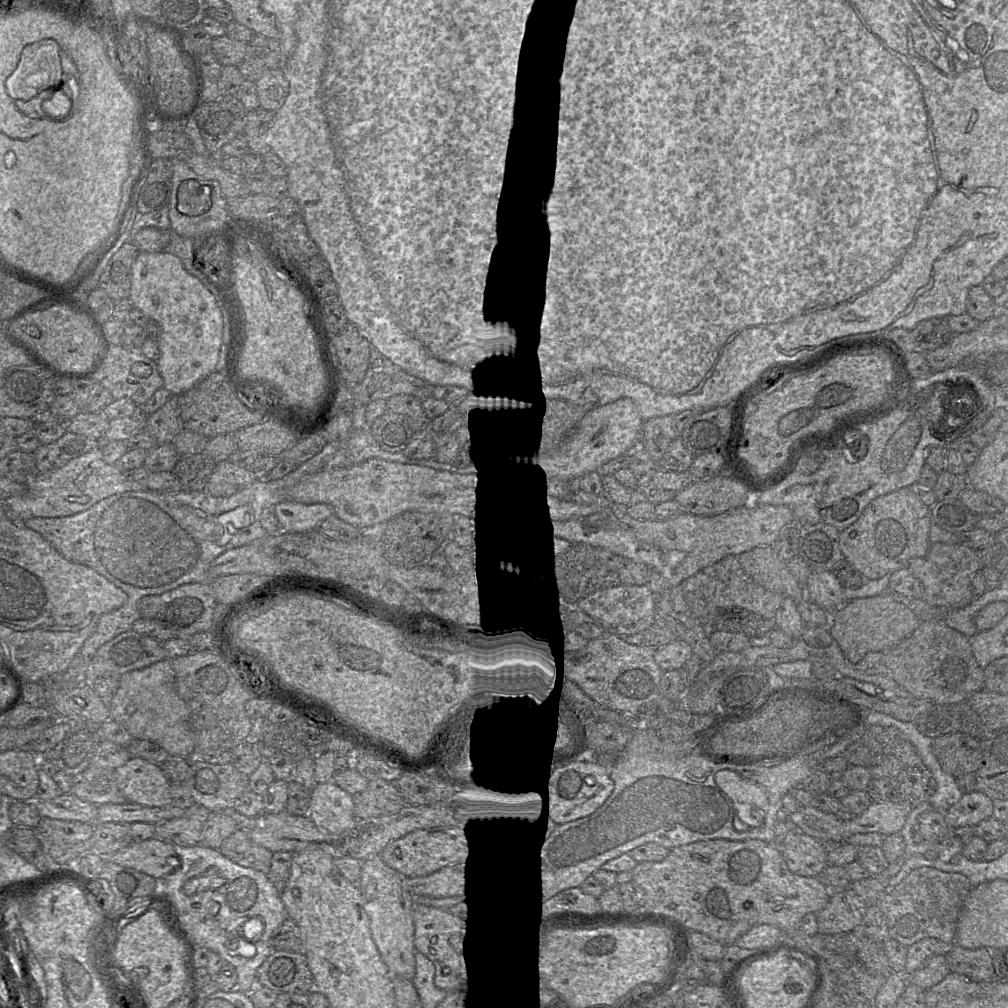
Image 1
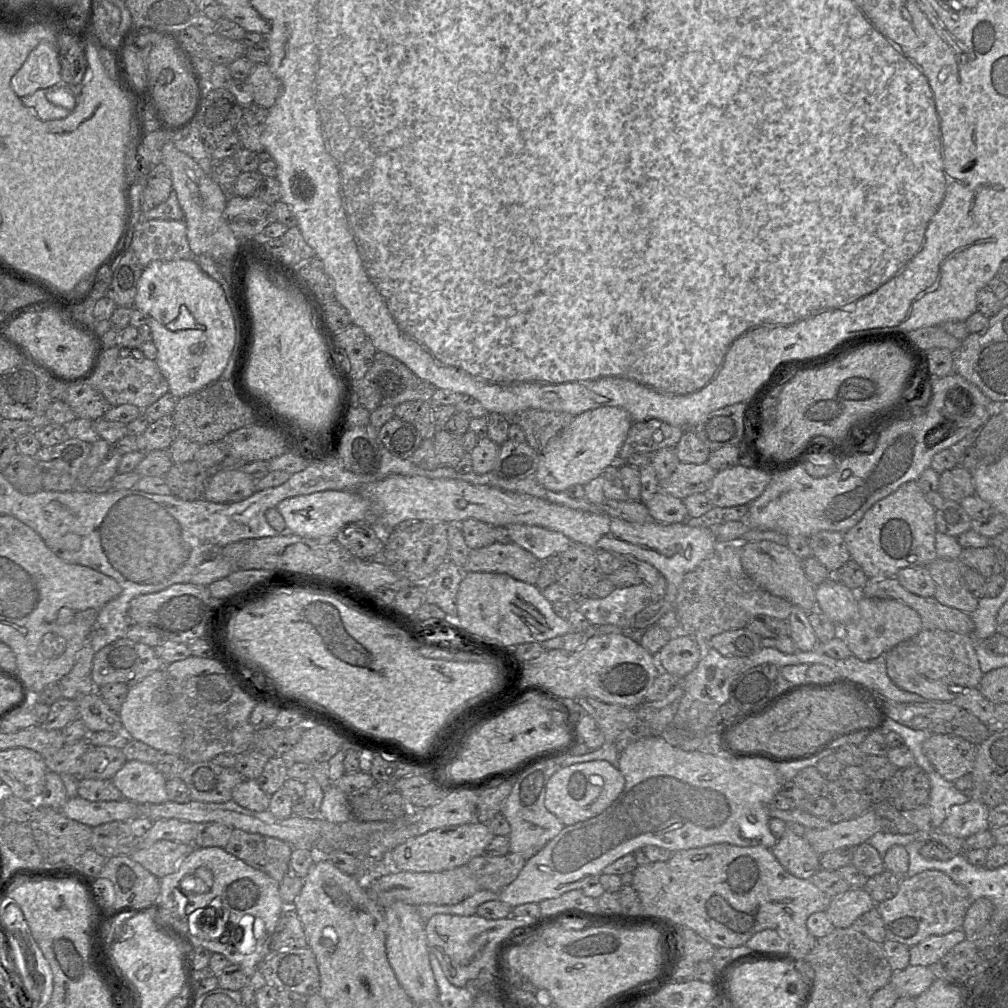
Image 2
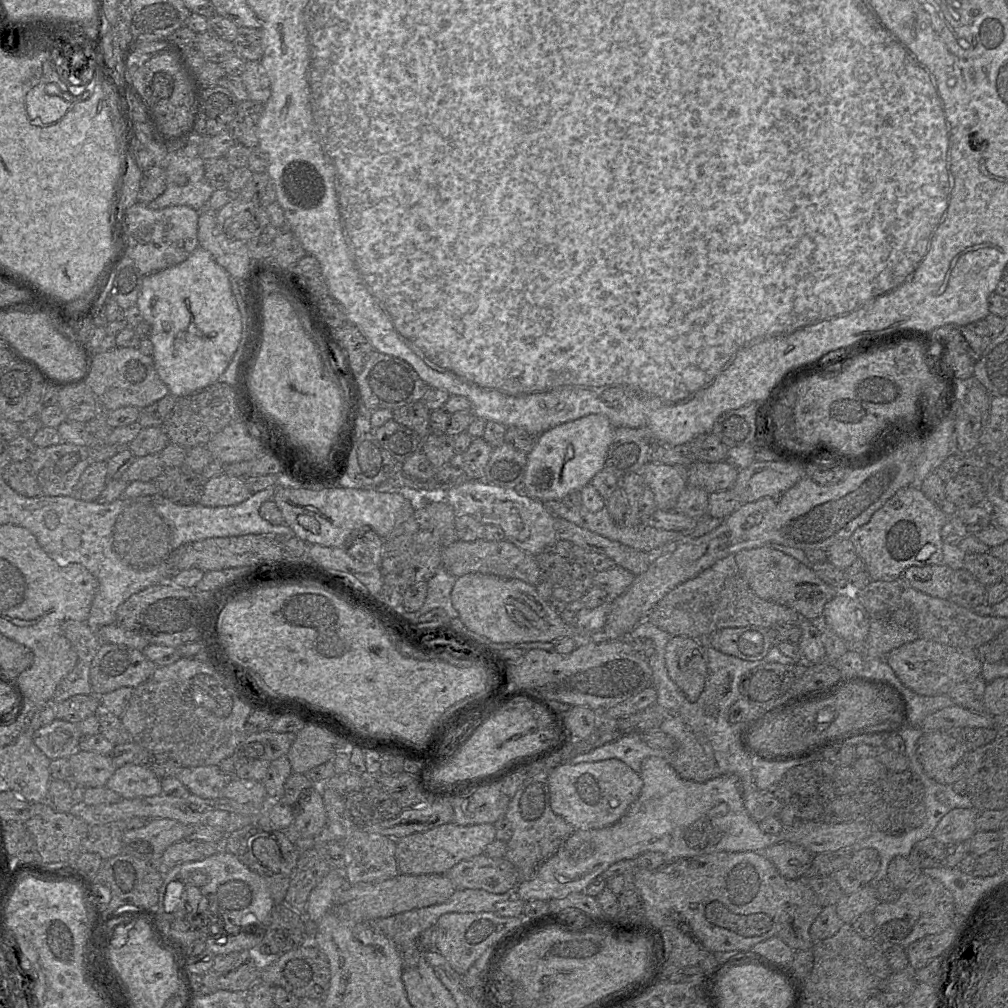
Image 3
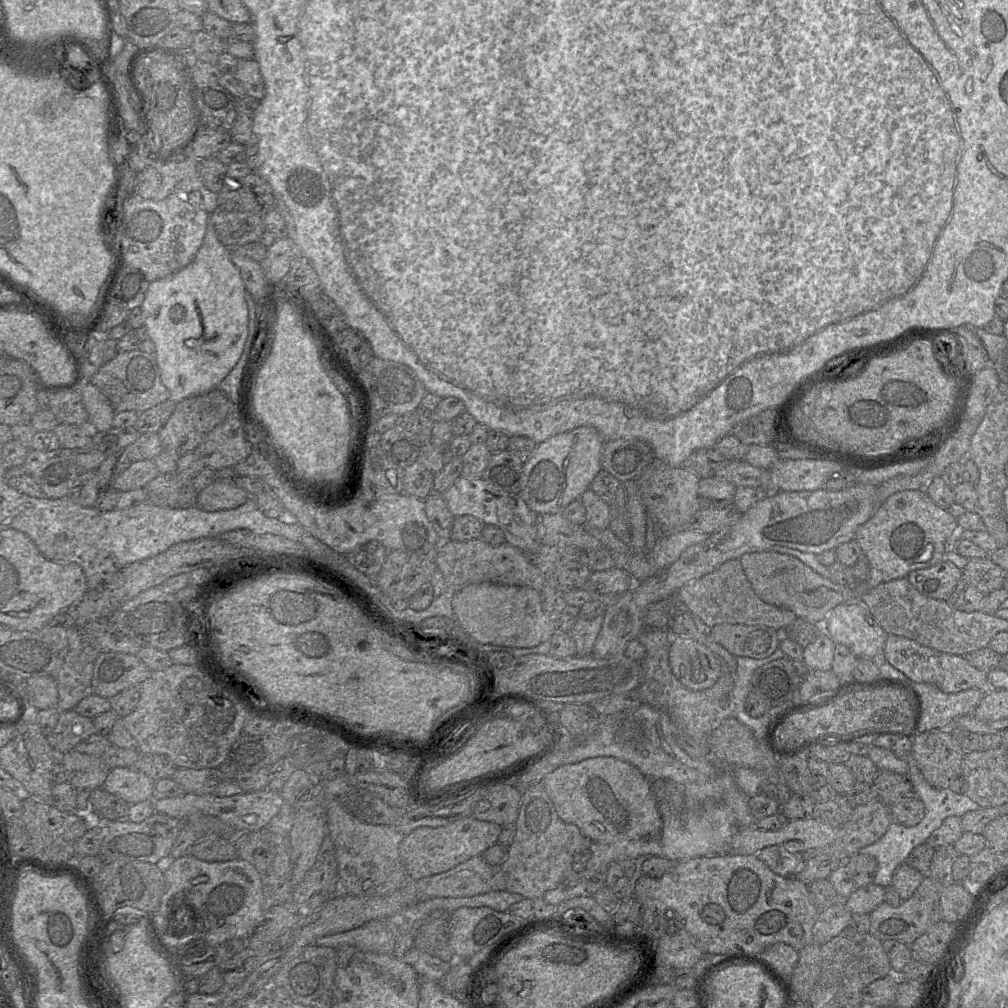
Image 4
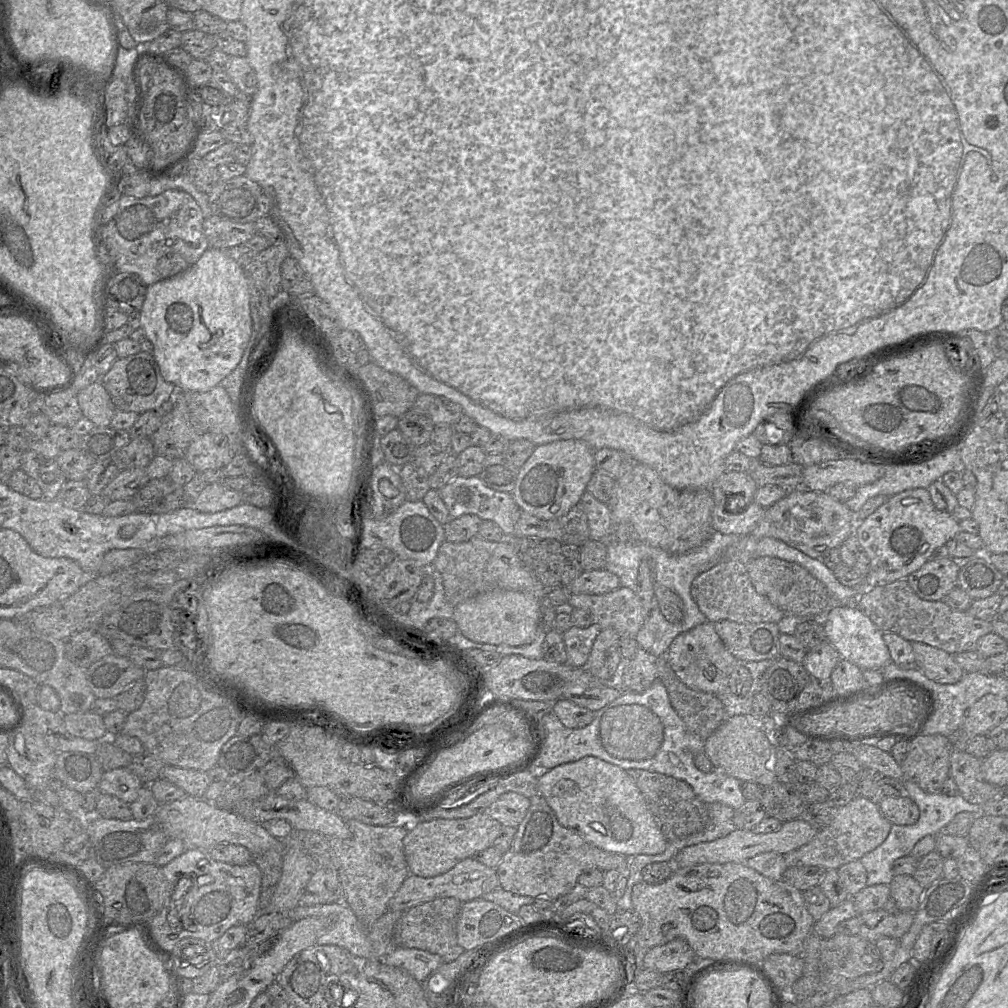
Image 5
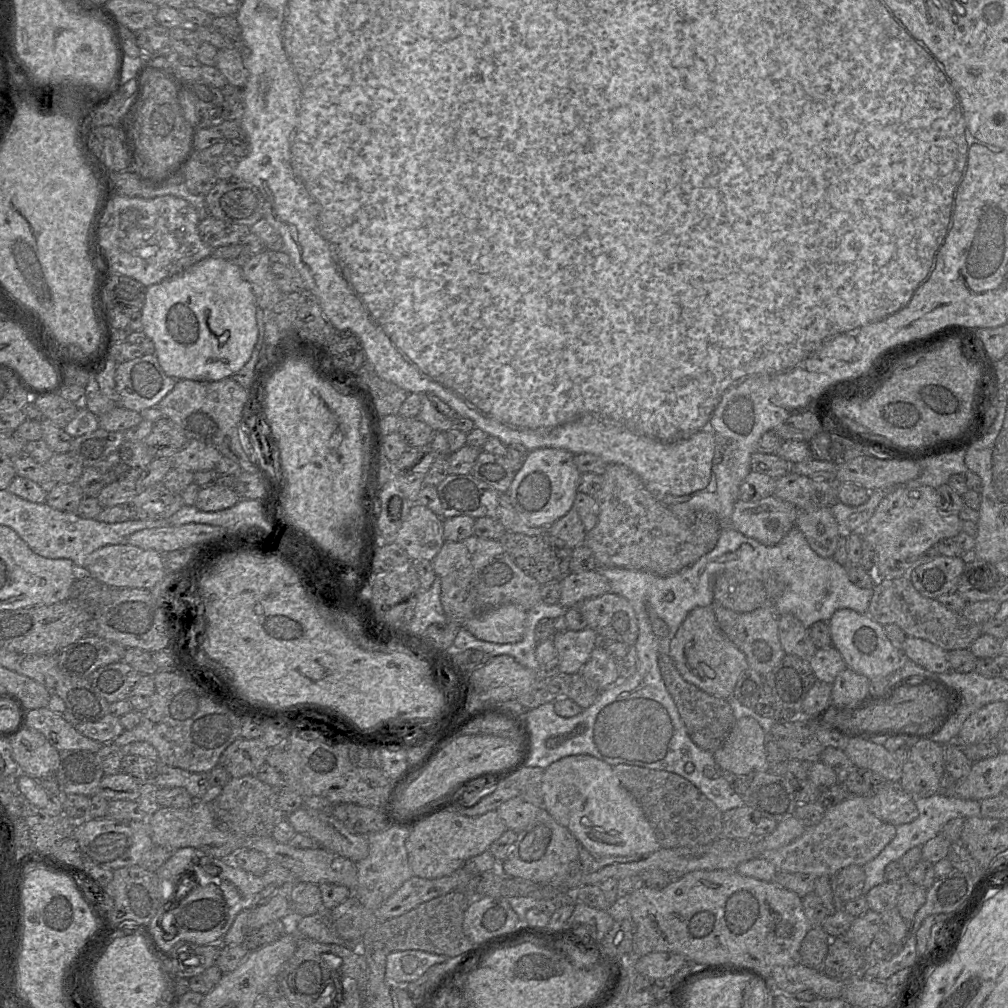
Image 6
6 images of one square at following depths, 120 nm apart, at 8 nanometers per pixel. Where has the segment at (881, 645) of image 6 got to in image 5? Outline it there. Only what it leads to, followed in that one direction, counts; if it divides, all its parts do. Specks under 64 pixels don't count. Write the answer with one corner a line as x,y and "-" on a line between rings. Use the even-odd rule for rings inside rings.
856,605
835,607
818,618
823,623
826,640
838,651
842,659
862,670
882,670
892,662
883,632

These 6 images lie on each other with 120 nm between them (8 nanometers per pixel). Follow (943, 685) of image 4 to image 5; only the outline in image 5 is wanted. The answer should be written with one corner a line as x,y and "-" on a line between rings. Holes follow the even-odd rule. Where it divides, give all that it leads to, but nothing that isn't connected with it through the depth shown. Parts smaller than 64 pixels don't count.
911,642
916,660
916,668
920,669
928,679
940,684
955,684
965,672
951,655
936,647

